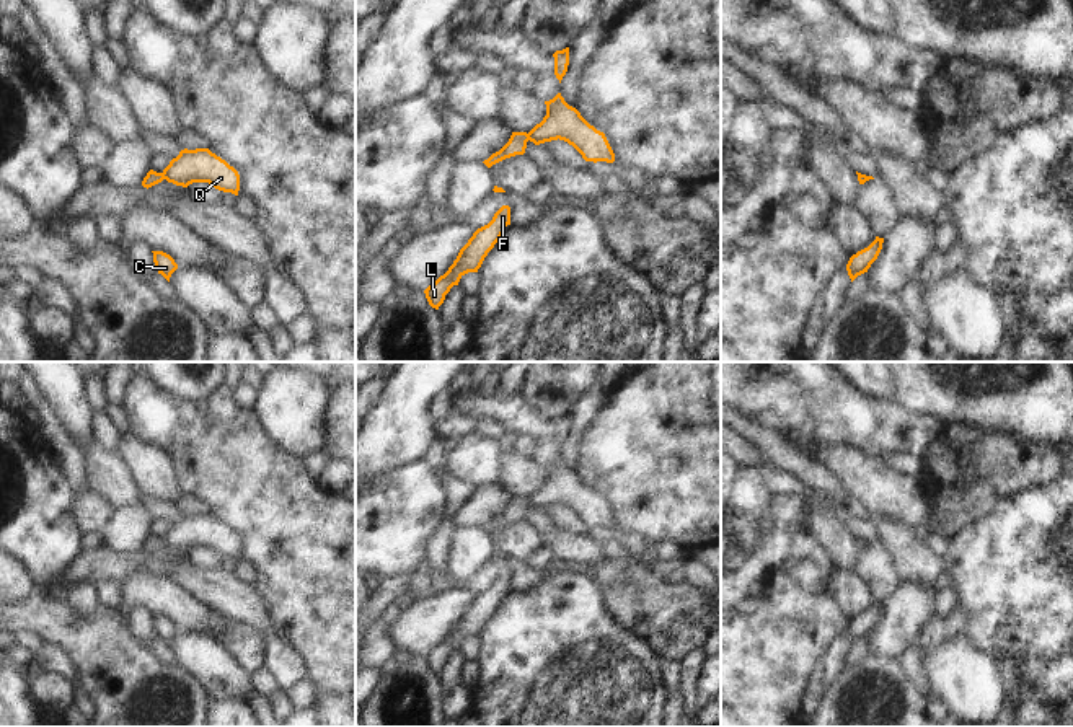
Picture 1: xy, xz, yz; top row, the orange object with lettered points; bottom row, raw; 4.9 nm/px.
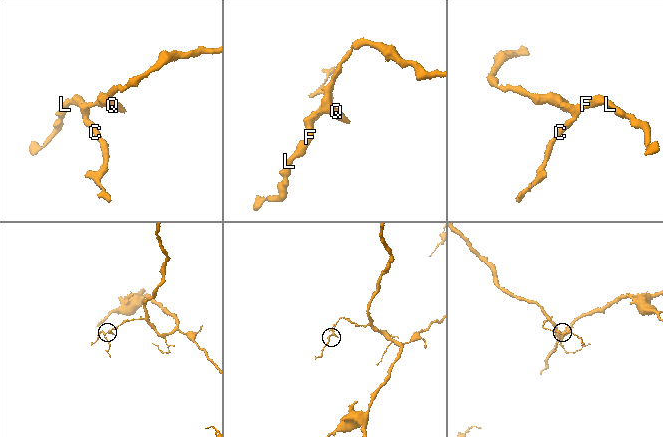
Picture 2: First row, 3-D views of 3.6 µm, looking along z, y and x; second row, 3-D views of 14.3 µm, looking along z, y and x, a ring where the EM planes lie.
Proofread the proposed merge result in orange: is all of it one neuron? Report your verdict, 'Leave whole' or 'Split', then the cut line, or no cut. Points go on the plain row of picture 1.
Leave whole. No split.

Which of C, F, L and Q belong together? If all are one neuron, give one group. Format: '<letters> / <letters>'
C F L Q

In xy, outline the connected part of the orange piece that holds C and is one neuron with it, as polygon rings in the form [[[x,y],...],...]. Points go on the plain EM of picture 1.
[[[152,616],[152,618],[158,639],[161,639],[170,647],[170,642],[178,634],[178,629],[170,619],[163,616]]]

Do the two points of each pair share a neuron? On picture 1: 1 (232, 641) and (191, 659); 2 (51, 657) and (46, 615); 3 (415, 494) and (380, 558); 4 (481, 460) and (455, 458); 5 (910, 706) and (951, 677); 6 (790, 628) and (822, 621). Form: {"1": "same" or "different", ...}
{"1": "different", "2": "different", "3": "same", "4": "same", "5": "different", "6": "same"}

